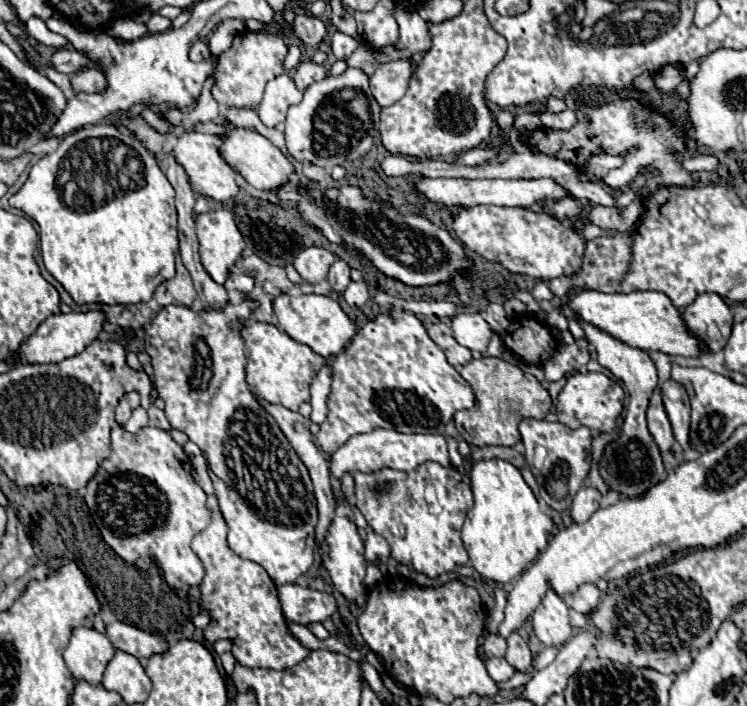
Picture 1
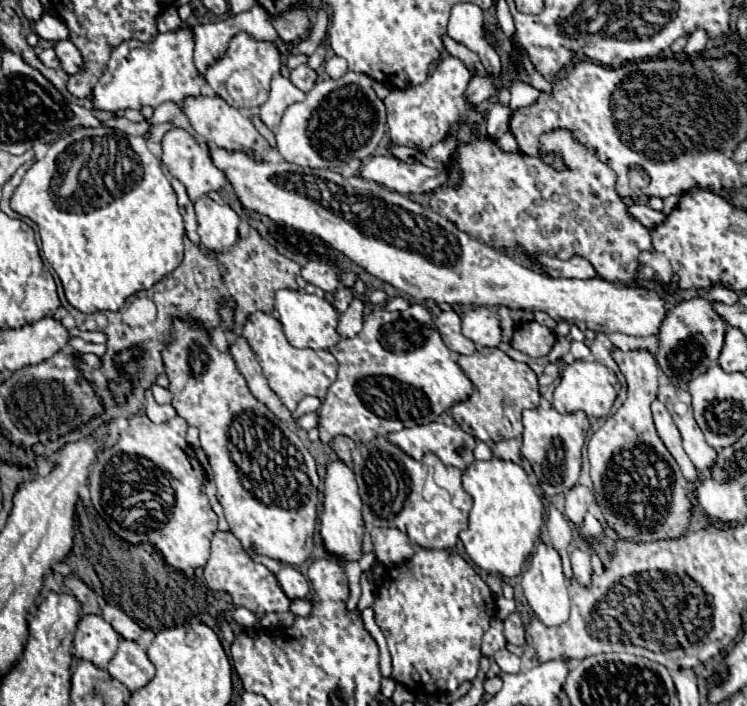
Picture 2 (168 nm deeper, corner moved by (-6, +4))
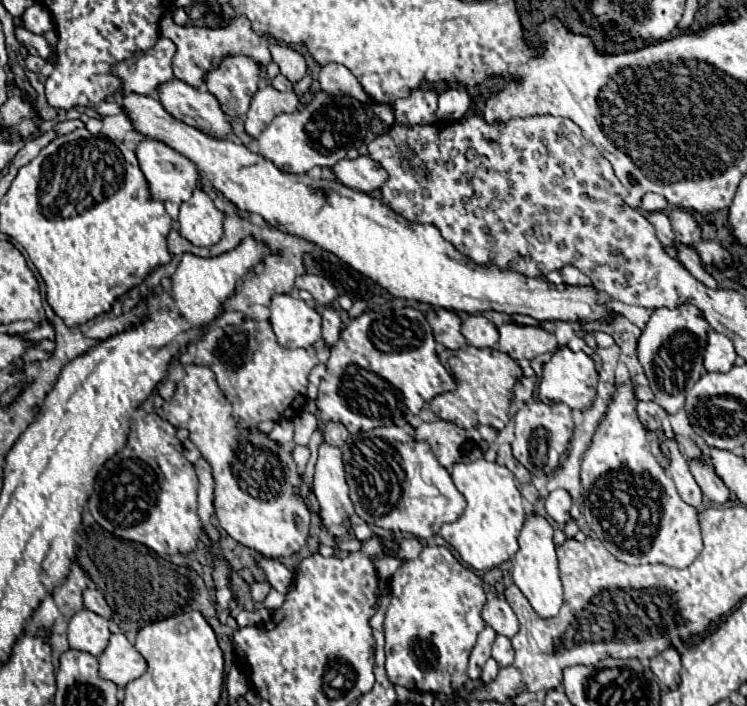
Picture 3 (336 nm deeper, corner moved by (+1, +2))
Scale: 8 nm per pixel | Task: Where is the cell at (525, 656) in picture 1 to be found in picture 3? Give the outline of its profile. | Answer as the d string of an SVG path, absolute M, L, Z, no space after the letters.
M488 596L488 602L482 608L482 618L498 634L504 634L508 638L512 638L518 630L518 618L502 596Z

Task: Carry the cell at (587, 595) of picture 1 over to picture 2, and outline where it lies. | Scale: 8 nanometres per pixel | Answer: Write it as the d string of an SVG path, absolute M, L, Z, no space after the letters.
M573 548L571 550L571 564L573 564L573 572L575 578L581 586L589 588L591 586L591 562L589 562L589 552L581 550L581 548Z

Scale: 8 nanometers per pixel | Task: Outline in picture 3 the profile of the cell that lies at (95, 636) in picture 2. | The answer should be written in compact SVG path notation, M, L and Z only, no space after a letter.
M82 608L72 616L68 626L70 646L76 650L84 650L94 656L100 656L108 646L108 638L110 638L108 624L110 622L106 618L98 616L88 608Z

